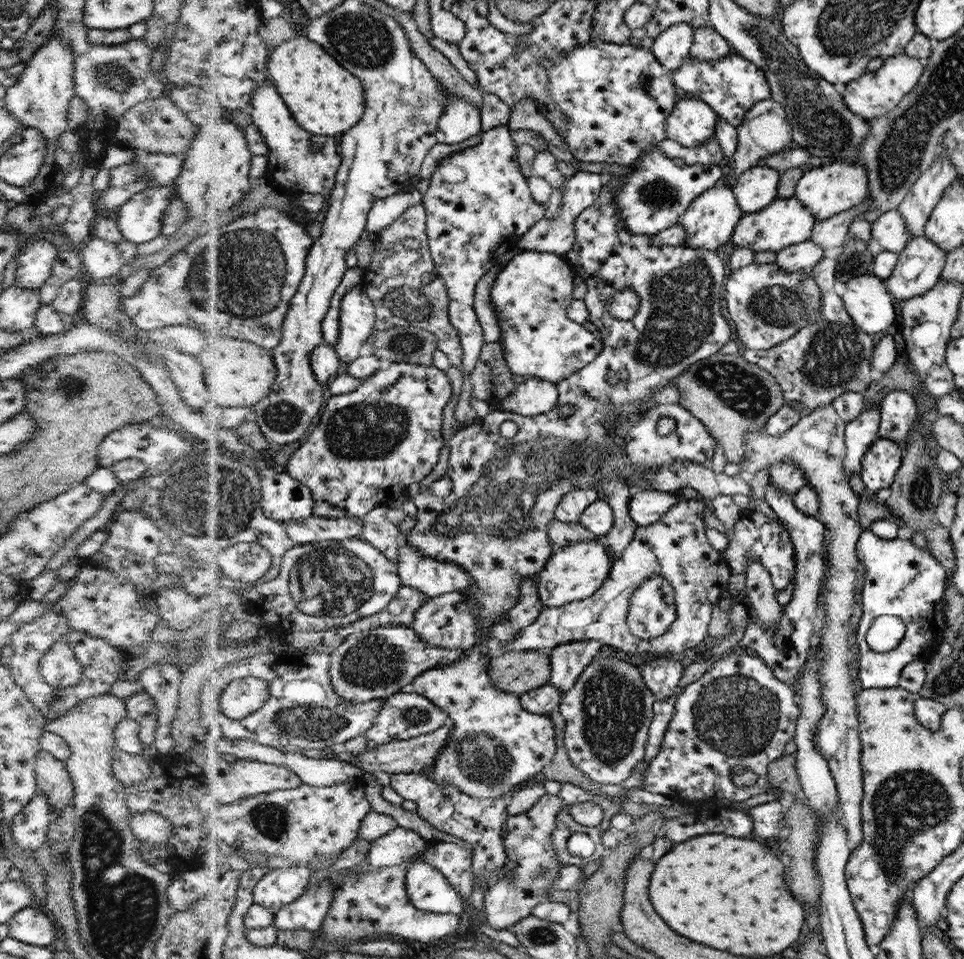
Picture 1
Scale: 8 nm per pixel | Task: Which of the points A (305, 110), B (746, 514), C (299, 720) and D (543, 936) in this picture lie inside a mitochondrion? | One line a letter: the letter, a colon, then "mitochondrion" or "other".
A: other
B: other
C: mitochondrion
D: mitochondrion

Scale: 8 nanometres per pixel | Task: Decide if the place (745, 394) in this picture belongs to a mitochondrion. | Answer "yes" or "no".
yes

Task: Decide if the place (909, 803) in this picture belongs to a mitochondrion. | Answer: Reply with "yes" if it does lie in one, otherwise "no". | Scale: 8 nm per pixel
yes

